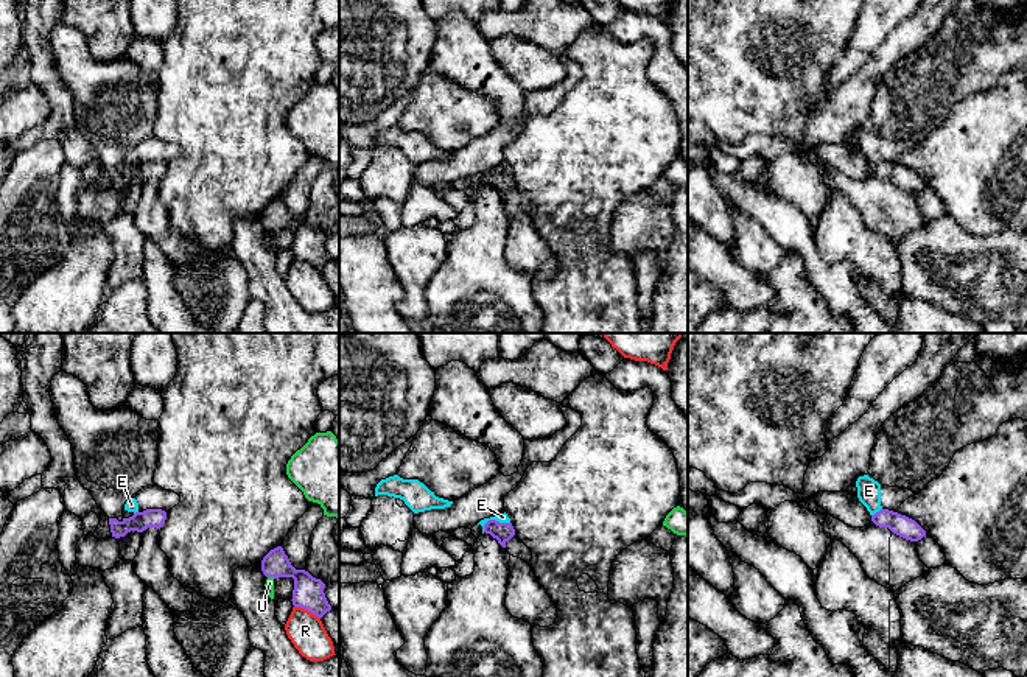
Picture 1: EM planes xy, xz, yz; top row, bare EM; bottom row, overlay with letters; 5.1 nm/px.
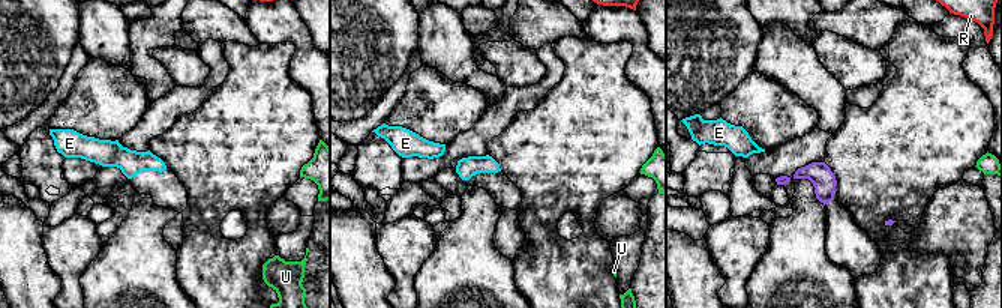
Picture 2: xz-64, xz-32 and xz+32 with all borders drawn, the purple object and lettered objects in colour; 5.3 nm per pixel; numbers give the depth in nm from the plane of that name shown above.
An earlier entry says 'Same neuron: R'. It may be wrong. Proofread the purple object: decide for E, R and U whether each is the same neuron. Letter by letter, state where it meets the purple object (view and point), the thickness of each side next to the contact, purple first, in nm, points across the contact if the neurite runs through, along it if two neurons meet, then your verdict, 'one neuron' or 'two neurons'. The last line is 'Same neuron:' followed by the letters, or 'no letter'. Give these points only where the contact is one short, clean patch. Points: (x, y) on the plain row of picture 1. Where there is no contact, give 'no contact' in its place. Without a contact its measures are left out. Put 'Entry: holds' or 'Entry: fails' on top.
Entry: fails
E: xz (494, 171) | 100/50 nm | along xz (509, 173), (489, 171), (483, 182) | two neurons
R: xy (307, 260) | 160/190 nm | two neurons
U: xy (271, 228) | 160/50 nm | along xy (268, 228), (274, 229) | two neurons
Same neuron: no letter

